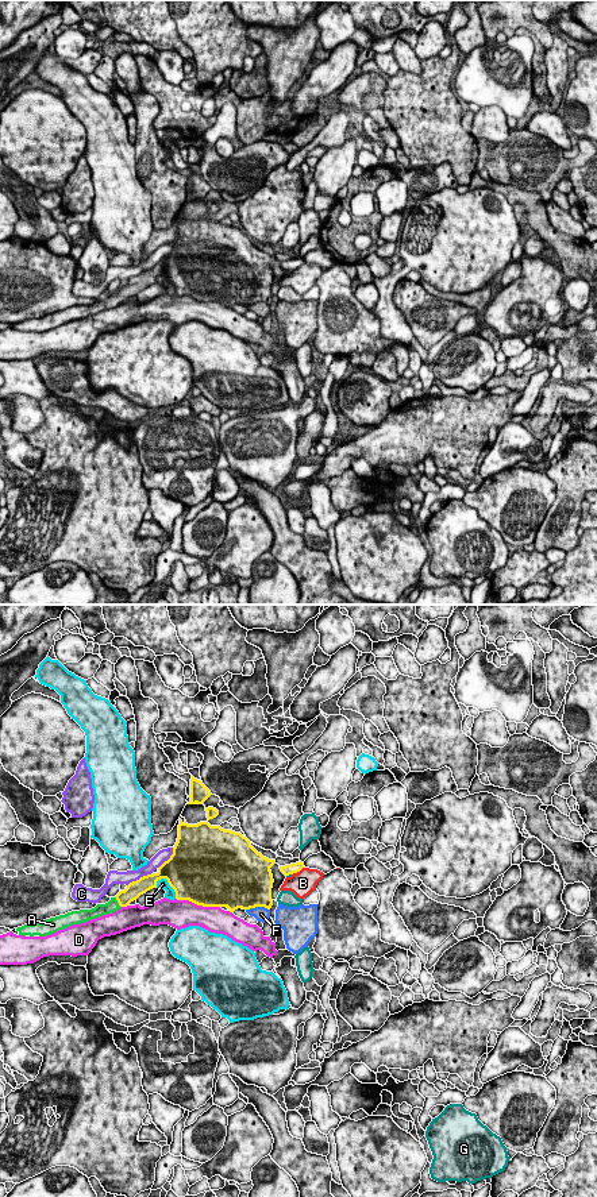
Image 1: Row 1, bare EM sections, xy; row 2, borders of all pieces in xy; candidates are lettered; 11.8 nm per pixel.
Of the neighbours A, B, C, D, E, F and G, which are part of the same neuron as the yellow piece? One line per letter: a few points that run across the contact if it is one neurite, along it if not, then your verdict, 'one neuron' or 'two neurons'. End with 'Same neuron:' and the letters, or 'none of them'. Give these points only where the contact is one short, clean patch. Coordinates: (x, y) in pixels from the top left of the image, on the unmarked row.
A: xy (134, 285), (118, 297), (112, 301) | one neuron
B: two neurons
C: two neurons
D: two neurons
E: two neurons
F: two neurons
G: two neurons
Same neuron: A

